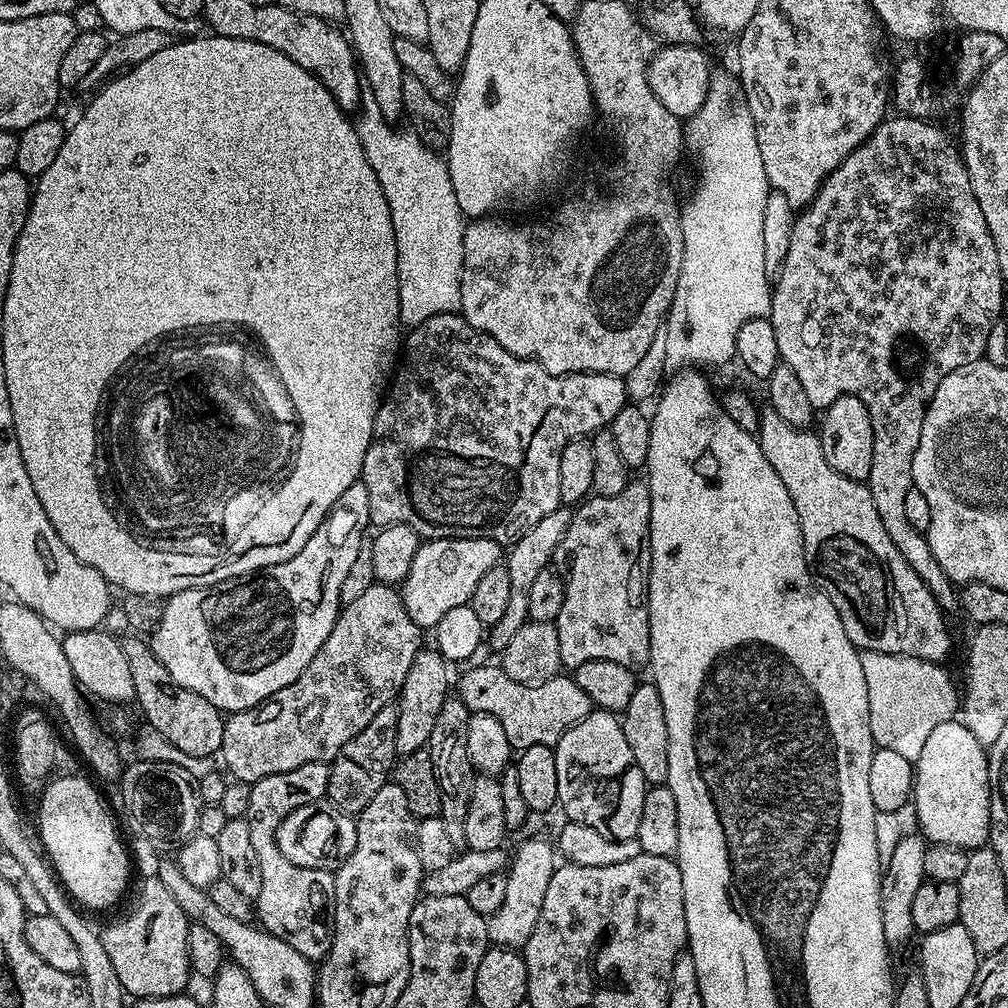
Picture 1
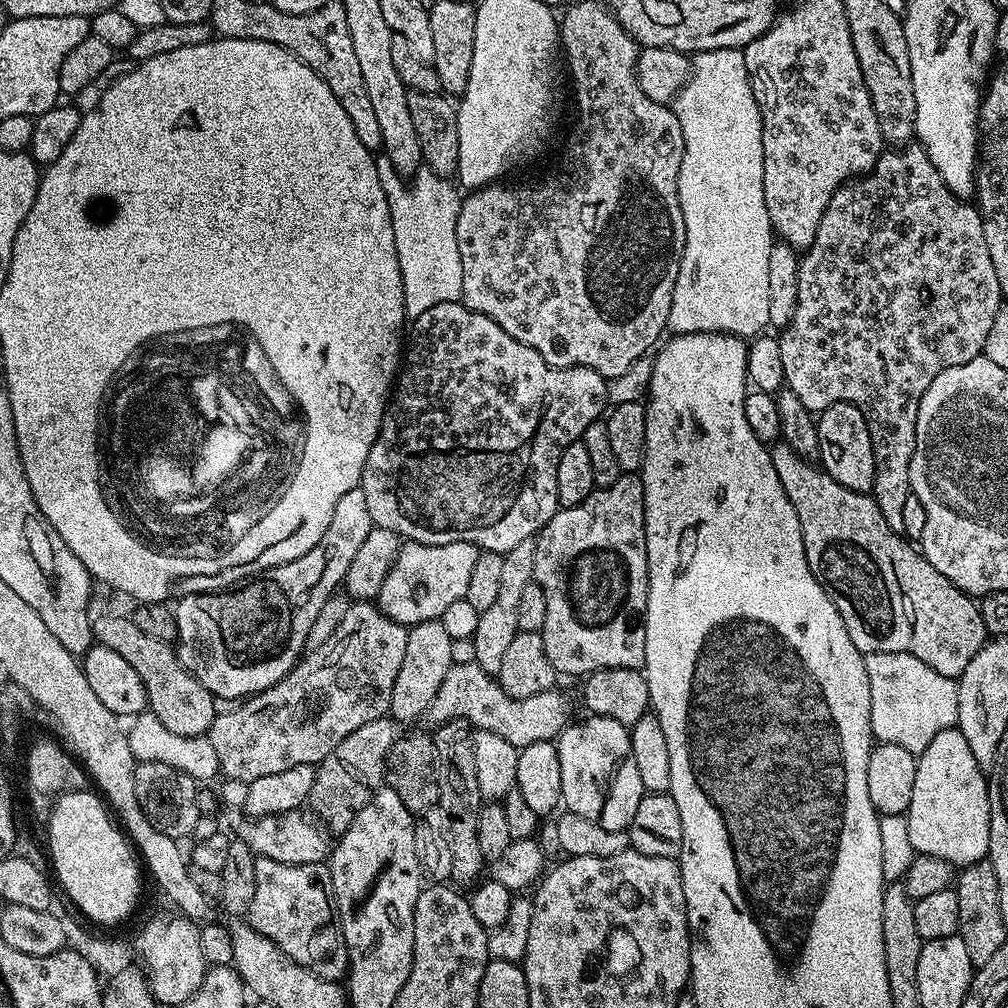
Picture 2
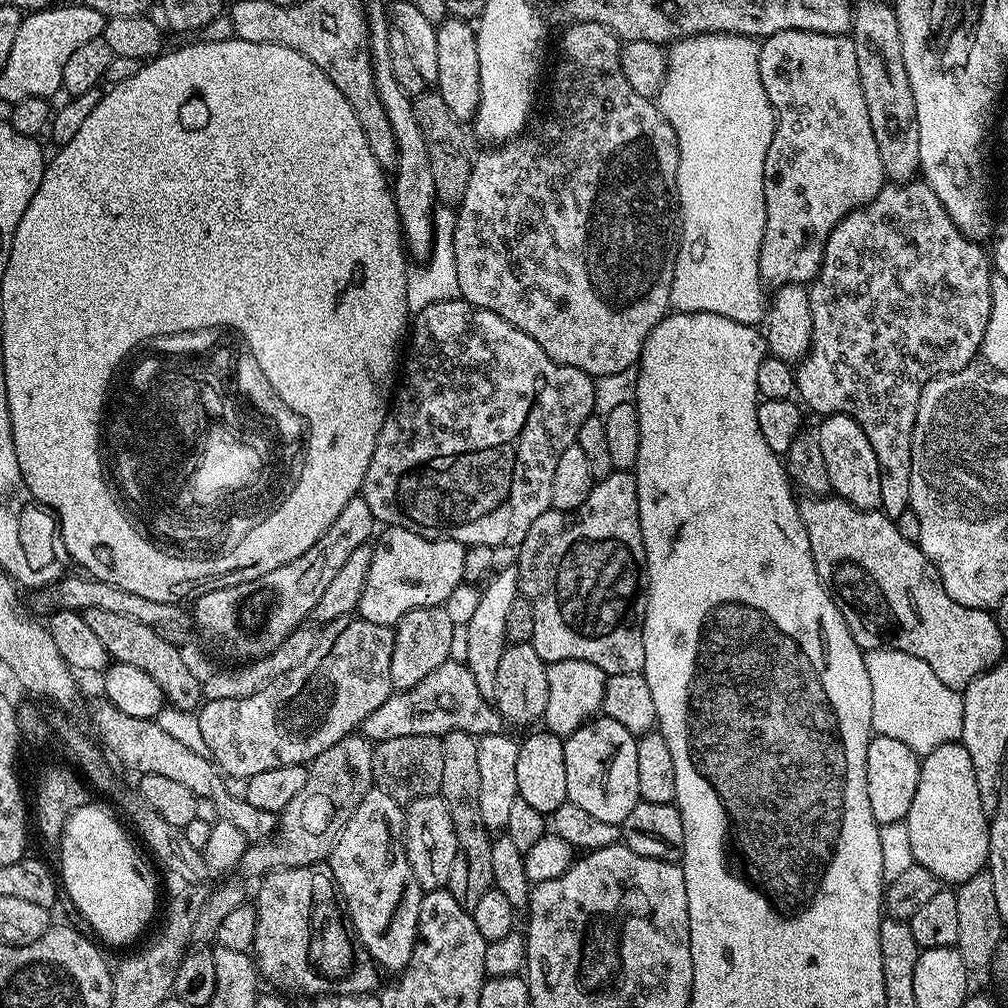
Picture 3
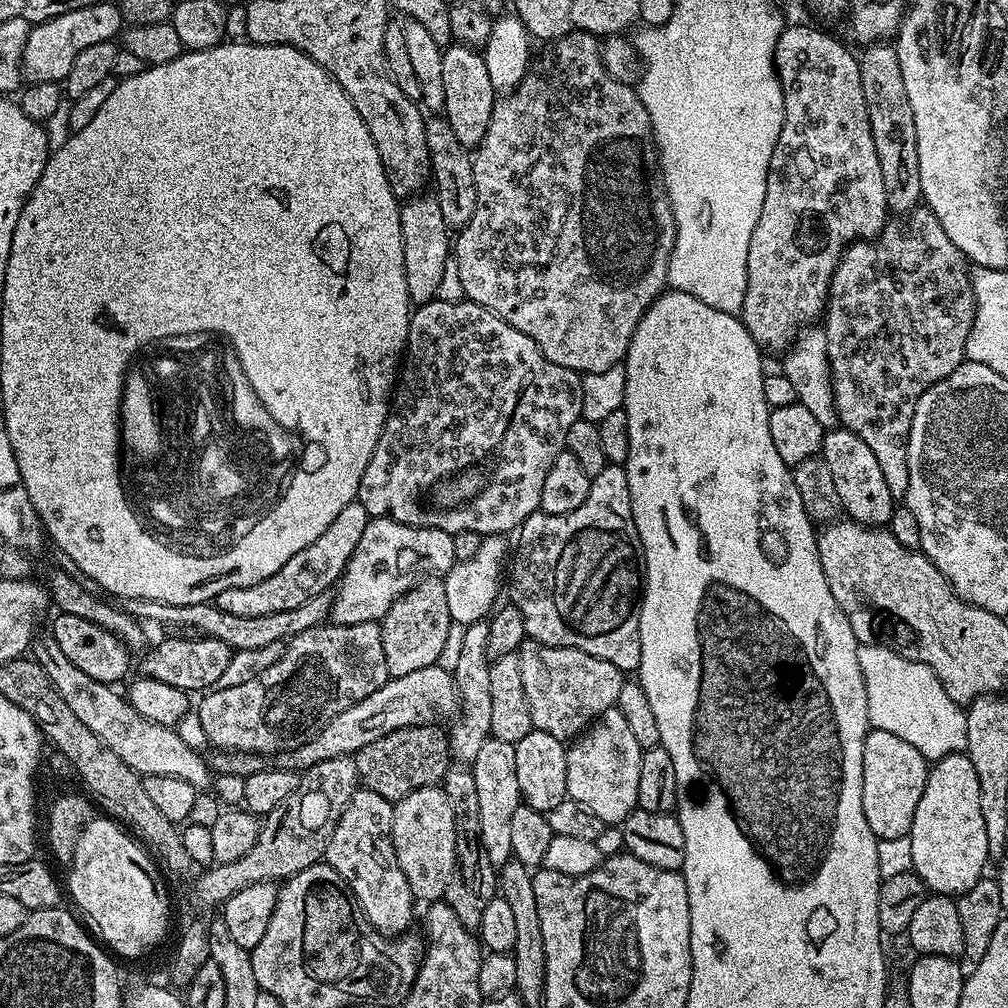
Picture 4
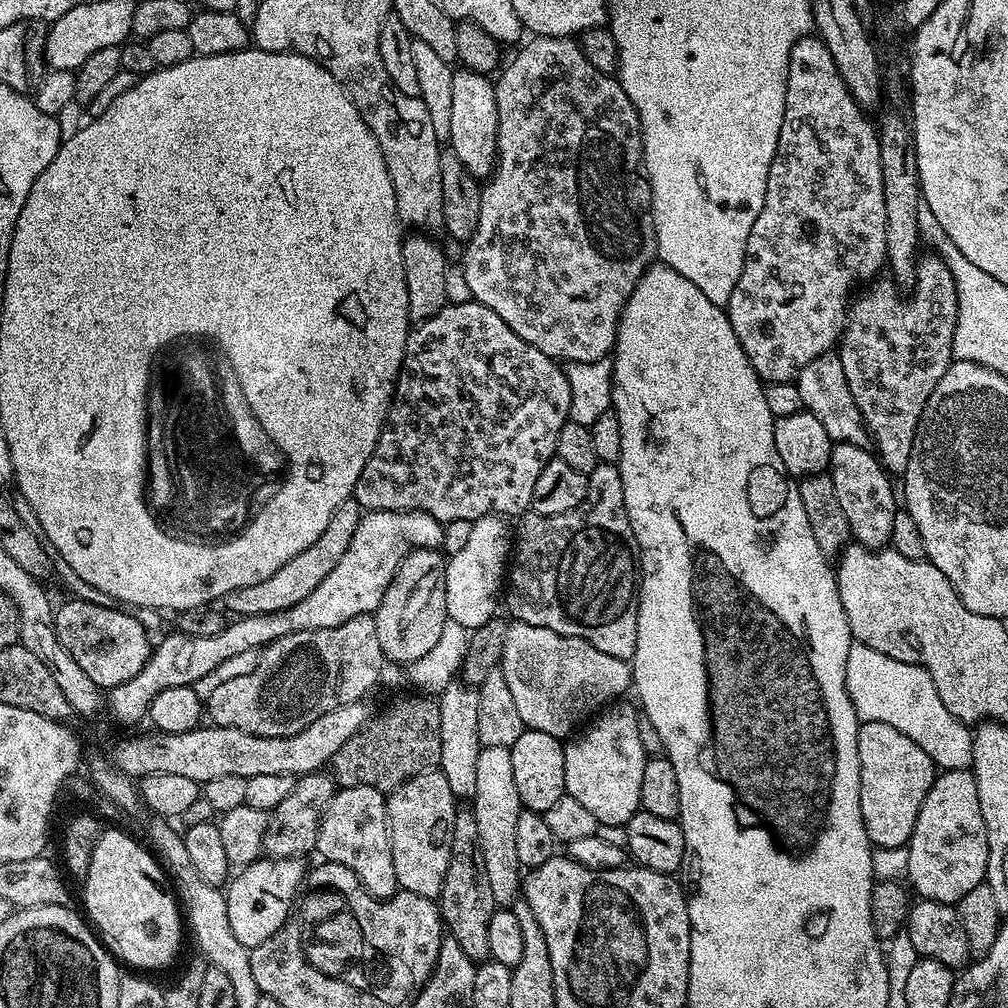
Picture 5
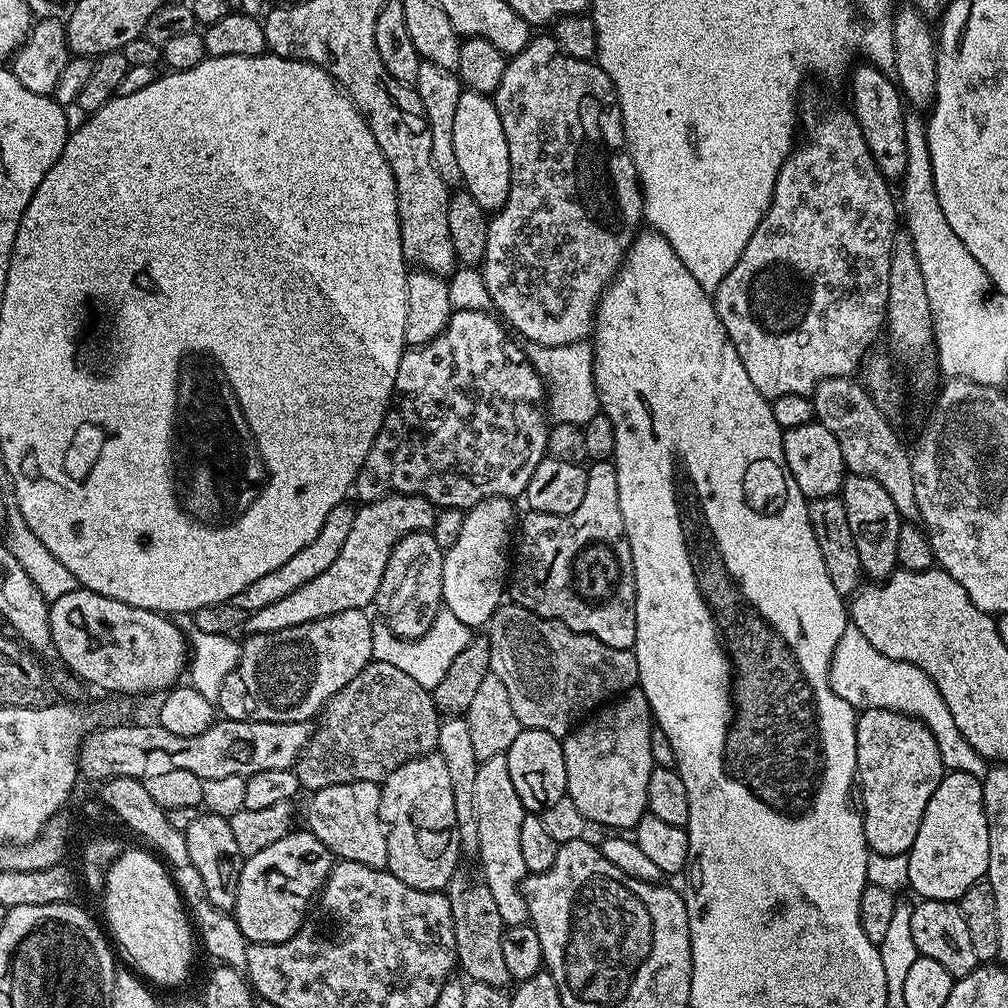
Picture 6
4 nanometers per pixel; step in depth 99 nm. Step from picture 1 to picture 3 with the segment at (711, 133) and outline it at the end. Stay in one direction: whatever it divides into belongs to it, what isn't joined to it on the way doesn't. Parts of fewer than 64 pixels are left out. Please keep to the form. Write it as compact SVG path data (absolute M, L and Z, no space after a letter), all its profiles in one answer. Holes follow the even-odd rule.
M703 32L697 36L687 36L681 40L673 40L666 52L664 81L660 87L658 107L660 113L670 122L674 134L678 138L678 174L676 175L676 199L680 206L680 249L676 255L674 266L674 282L670 290L670 305L677 312L709 312L722 314L722 318L730 318L734 322L759 325L766 316L766 291L760 279L760 247L764 241L766 226L766 198L764 197L764 163L766 150L770 150L772 135L776 129L776 112L766 98L766 90L762 86L762 78L758 74L758 58L760 44L751 36L739 36L729 32Z

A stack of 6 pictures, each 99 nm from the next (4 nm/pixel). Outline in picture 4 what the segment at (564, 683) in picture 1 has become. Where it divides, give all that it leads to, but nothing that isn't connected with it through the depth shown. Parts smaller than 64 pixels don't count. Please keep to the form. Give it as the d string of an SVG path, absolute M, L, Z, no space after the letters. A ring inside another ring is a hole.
M439 663L422 666L422 670L389 678L381 688L374 690L374 694L342 710L342 714L338 714L338 718L334 718L310 742L289 752L277 752L274 764L275 767L291 768L293 772L302 774L310 766L326 762L326 758L352 756L362 750L362 746L370 746L370 742L378 742L378 738L394 734L394 730L427 724L447 725L456 719L459 711L460 695L451 671L441 668Z

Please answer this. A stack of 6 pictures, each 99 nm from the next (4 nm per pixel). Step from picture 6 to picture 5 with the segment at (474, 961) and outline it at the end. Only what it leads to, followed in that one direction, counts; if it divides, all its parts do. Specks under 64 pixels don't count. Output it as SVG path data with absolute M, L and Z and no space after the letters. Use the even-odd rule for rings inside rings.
M470 810L457 811L452 831L450 862L446 866L446 878L438 897L440 918L447 935L462 946L466 958L483 962L490 957L490 945L486 933L490 918L496 913L497 903L490 891L490 878L486 878L486 862L482 862L482 850L478 844L478 822Z

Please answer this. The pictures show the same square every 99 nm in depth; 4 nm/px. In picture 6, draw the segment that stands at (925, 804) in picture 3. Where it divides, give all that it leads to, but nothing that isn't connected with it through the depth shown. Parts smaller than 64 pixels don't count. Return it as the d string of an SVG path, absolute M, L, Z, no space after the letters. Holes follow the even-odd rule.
M948 772L938 782L938 790L926 802L918 838L908 853L909 889L926 900L959 901L970 886L987 877L990 866L990 834L986 830L986 810L982 810L981 777L965 772Z

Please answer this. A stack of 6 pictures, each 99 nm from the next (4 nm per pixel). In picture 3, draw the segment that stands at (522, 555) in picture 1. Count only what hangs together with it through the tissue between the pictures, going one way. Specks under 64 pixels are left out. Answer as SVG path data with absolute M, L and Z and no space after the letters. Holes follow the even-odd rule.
M515 566L502 568L483 585L474 615L471 616L470 622L464 625L466 658L463 663L468 665L470 674L474 674L474 682L478 682L478 690L482 690L485 698L491 701L495 701L496 698L494 685L498 682L498 665L508 644L506 618L510 615L510 605L513 604L514 598L520 595L518 570Z

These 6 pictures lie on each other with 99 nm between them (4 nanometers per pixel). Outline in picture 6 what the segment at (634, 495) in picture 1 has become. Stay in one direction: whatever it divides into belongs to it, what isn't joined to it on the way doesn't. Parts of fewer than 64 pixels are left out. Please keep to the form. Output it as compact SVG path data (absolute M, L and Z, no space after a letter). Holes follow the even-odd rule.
M597 460L588 468L586 494L574 514L538 518L531 510L525 513L518 520L518 547L506 588L511 603L590 634L606 646L635 649L634 562L624 533L622 506L618 506L615 463Z

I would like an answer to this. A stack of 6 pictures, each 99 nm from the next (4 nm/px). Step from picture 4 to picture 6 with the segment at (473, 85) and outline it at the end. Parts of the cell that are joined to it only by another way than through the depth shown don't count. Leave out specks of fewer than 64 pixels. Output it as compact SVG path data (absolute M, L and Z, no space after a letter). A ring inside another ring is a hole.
M461 91L454 113L454 154L458 158L463 191L468 192L470 198L474 198L478 206L482 206L484 212L499 212L510 194L510 146L506 146L506 130L502 130L502 118L498 118L496 101L491 95Z

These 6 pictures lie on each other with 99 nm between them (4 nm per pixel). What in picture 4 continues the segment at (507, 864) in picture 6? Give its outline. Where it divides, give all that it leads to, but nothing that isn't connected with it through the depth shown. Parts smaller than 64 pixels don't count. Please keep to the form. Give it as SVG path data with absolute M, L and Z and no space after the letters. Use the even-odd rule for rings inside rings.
M489 738L482 742L482 751L470 765L474 774L474 782L478 785L478 826L482 850L486 850L486 858L498 870L512 859L510 850L510 817L521 804L518 790L518 769L516 769L514 750L516 746L510 742L502 742Z

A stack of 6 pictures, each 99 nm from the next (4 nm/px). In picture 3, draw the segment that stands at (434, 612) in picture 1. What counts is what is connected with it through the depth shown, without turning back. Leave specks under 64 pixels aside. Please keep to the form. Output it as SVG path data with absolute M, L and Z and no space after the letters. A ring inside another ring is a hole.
M388 526L383 531L380 541L379 536L375 541L366 586L362 586L358 615L366 622L394 626L410 610L443 605L456 587L465 583L465 545L453 540L431 540L405 528Z

